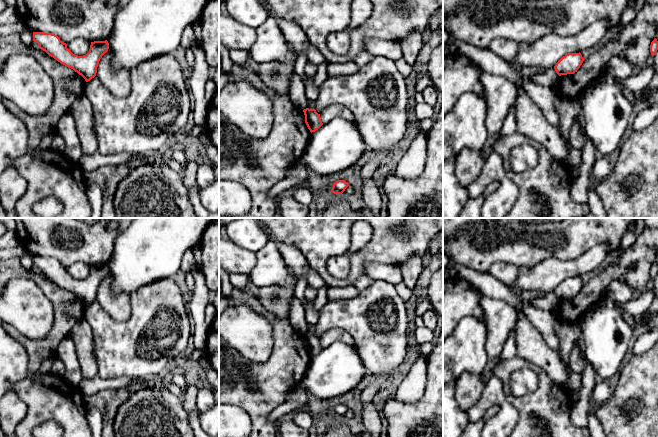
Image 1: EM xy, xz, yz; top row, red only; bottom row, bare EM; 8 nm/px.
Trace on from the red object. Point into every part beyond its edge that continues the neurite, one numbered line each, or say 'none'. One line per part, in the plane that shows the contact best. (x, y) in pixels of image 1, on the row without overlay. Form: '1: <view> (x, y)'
none

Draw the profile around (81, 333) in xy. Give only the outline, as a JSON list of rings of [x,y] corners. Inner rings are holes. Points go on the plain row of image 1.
[[[80,319],[70,332],[76,346],[78,363],[83,378],[92,379],[98,375],[98,363],[94,356],[92,330],[86,319]]]

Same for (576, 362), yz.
[[[581,337],[577,339],[575,344],[573,345],[570,354],[569,354],[569,366],[571,367],[572,371],[581,374],[584,371],[585,363],[584,359],[578,349],[578,344],[581,341]]]

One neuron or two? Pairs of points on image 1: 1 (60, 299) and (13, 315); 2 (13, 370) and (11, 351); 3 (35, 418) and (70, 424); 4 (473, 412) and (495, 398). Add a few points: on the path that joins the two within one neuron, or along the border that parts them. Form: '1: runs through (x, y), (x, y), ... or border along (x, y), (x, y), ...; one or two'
1: border along (36, 283), (52, 305), (53, 325); two
2: runs through (11, 365), (11, 356); one
3: runs through (44, 414), (61, 415); one
4: runs through (478, 410), (490, 398); one

